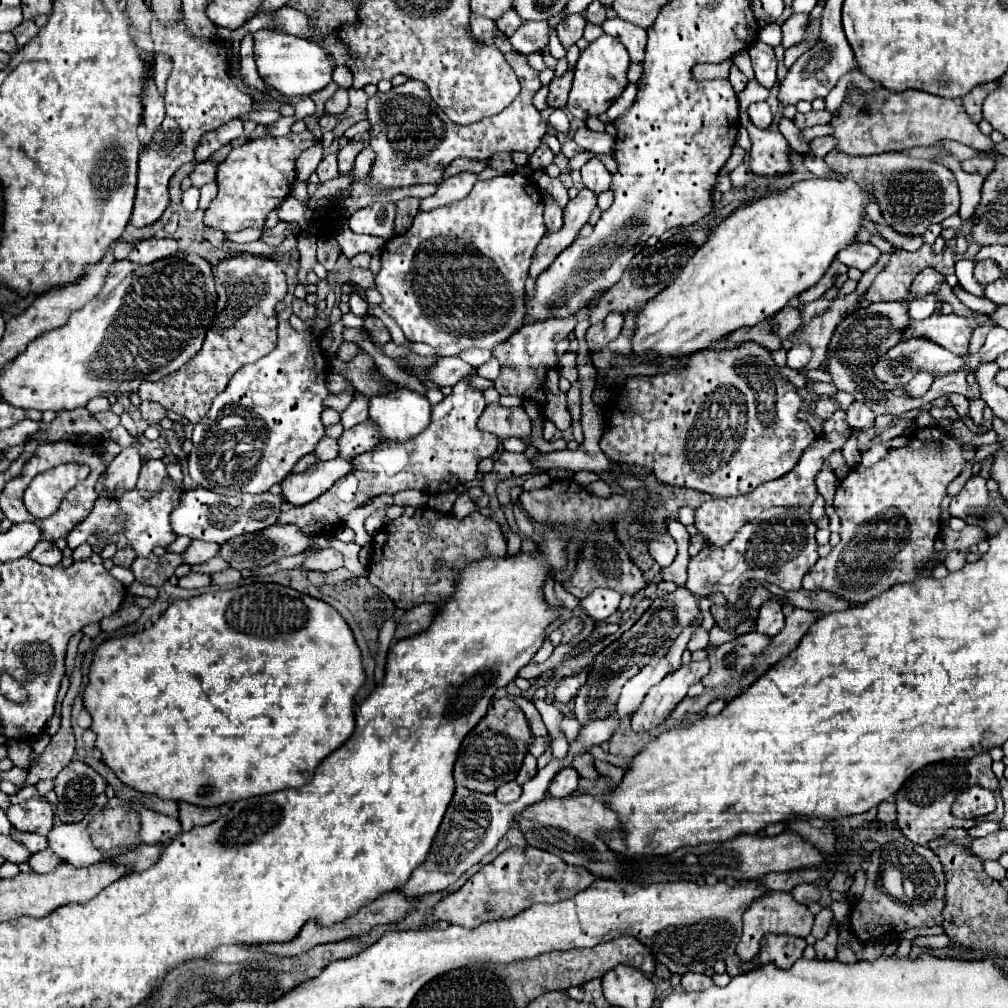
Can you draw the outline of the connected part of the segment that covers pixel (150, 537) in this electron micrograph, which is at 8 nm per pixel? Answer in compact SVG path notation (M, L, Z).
M166 480L166 486L156 494L152 496L150 500L144 500L138 490L132 490L132 492L126 492L118 502L120 502L120 510L122 510L122 516L120 520L124 522L124 534L126 538L130 540L136 556L148 556L152 552L152 548L156 544L160 546L168 546L176 534L170 530L170 514L174 510L174 506L178 506L178 498L180 498L182 490L176 490L174 488L174 482L172 480Z

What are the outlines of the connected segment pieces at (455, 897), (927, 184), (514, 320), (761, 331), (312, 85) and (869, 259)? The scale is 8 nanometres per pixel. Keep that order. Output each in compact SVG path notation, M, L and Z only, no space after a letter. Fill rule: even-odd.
M532 846L508 848L490 864L486 864L480 872L476 872L460 890L442 898L432 908L432 914L426 916L424 926L446 920L450 924L474 928L482 922L516 916L536 902L558 902L572 898L578 892L586 890L594 880L594 874L590 874L588 870L582 870L580 866L566 866L558 856L546 854L544 850Z
M832 150L824 156L826 164L838 172L850 176L858 186L872 194L880 206L882 218L890 228L906 236L922 236L930 224L958 214L960 194L954 174L934 160L910 158L902 152L886 152L878 156L848 156L840 150Z
M504 174L504 176L498 176L498 178L492 178L492 180L484 180L484 182L478 182L472 192L464 198L464 200L456 200L456 202L450 202L446 206L440 206L436 210L430 210L430 212L418 212L418 216L414 218L414 224L410 226L410 230L402 236L394 236L386 242L384 250L382 250L382 268L376 276L376 286L378 286L378 292L382 294L382 308L398 322L398 326L402 328L404 336L412 342L424 342L428 346L434 346L438 350L438 356L456 356L458 352L466 350L466 348L486 348L486 350L492 350L494 346L506 342L522 324L524 324L524 314L526 314L526 308L524 308L524 280L528 278L528 268L530 268L530 262L532 262L532 254L538 246L538 242L544 238L546 234L546 226L544 226L544 218L542 218L542 212L544 212L544 204L542 204L542 196L540 196L540 190L538 186L534 184L532 178L526 178L526 176L520 176L520 174Z
M762 322L762 324L754 326L754 328L742 328L742 330L732 332L716 348L734 348L734 346L740 346L744 342L756 342L756 344L764 346L770 352L780 350L780 346L782 346L782 340L780 338L774 338L774 334L770 334L770 330L766 330L766 322Z
M270 30L254 32L254 60L260 78L284 96L310 96L332 82L332 58L318 44L298 36Z
M854 242L848 248L840 250L836 258L848 268L858 268L864 272L880 258L880 250L870 242Z

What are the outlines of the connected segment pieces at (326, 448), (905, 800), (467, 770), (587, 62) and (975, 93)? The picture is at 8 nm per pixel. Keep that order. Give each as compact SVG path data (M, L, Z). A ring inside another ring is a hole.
M324 436L320 442L318 442L318 446L316 446L316 456L318 456L318 460L334 460L334 458L338 458L338 440L336 438L330 438L330 436Z
M988 752L978 754L970 760L946 760L946 762L936 762L936 764L928 764L922 770L918 770L916 774L912 774L904 786L898 790L896 794L896 808L898 808L898 828L902 830L902 834L912 840L914 844L928 844L930 840L940 838L948 828L972 828L976 826L976 820L958 820L950 814L950 806L954 802L954 798L968 786L984 786L990 788L996 796L996 810L992 812L992 822L1000 822L1002 814L1004 814L1004 806L1002 806L1002 796L1000 796L1000 786L998 786L998 778L992 772L992 758Z
M510 698L494 700L488 708L488 714L478 722L478 726L464 738L460 746L460 754L454 766L456 784L468 790L494 794L498 786L510 780L516 780L516 774L528 752L526 748L532 740L534 740L534 734L530 732L526 716L518 708L518 704Z
M604 34L598 40L594 40L580 54L580 60L576 64L574 82L572 82L572 90L570 90L570 98L568 98L566 108L576 118L582 118L582 120L586 120L588 116L604 114L612 106L612 102L622 94L622 90L628 86L628 80L626 80L628 66L630 66L628 52L622 46L622 42L618 42L618 38L612 38L612 36Z
M990 82L990 84L984 84L984 86L978 86L974 88L970 94L966 94L962 98L962 106L966 110L966 114L974 120L974 122L980 122L982 120L982 102L984 98L996 90L996 84L998 82Z

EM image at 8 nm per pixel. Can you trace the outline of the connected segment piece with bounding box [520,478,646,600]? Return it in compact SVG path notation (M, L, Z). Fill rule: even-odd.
M572 478L552 482L546 488L522 492L520 496L522 508L528 512L530 518L534 518L540 524L548 524L552 528L556 526L574 526L580 536L584 536L582 544L582 556L578 560L574 576L564 584L564 590L574 594L576 598L586 598L596 588L610 588L620 594L634 596L638 590L646 586L646 580L640 572L640 568L630 560L622 544L618 542L616 534L612 530L606 530L608 518L614 518L616 514L628 512L630 502L624 496L610 496L610 498L598 498L588 494L584 488L580 488Z

